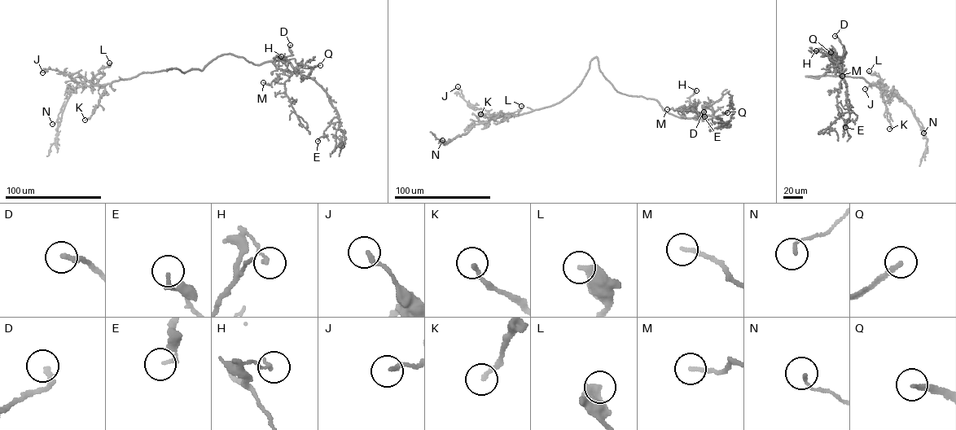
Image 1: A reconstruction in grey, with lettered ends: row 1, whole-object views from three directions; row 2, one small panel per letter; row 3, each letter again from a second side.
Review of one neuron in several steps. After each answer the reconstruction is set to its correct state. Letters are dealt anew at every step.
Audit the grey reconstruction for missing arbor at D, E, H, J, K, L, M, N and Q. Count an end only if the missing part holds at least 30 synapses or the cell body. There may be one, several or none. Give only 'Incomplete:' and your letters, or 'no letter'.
Incomplete: Q

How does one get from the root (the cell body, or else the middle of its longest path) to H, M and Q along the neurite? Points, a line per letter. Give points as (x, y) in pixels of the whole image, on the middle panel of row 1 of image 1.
H: (602, 73), (618, 92), (655, 99), (666, 111), (681, 117), (695, 119), (701, 115), (686, 108), (696, 90)
M: (602, 73), (618, 92), (655, 99), (664, 110), (674, 115), (695, 119), (701, 115), (667, 109)
Q: (602, 73), (618, 92), (655, 99), (664, 110), (681, 117), (702, 121), (727, 112)

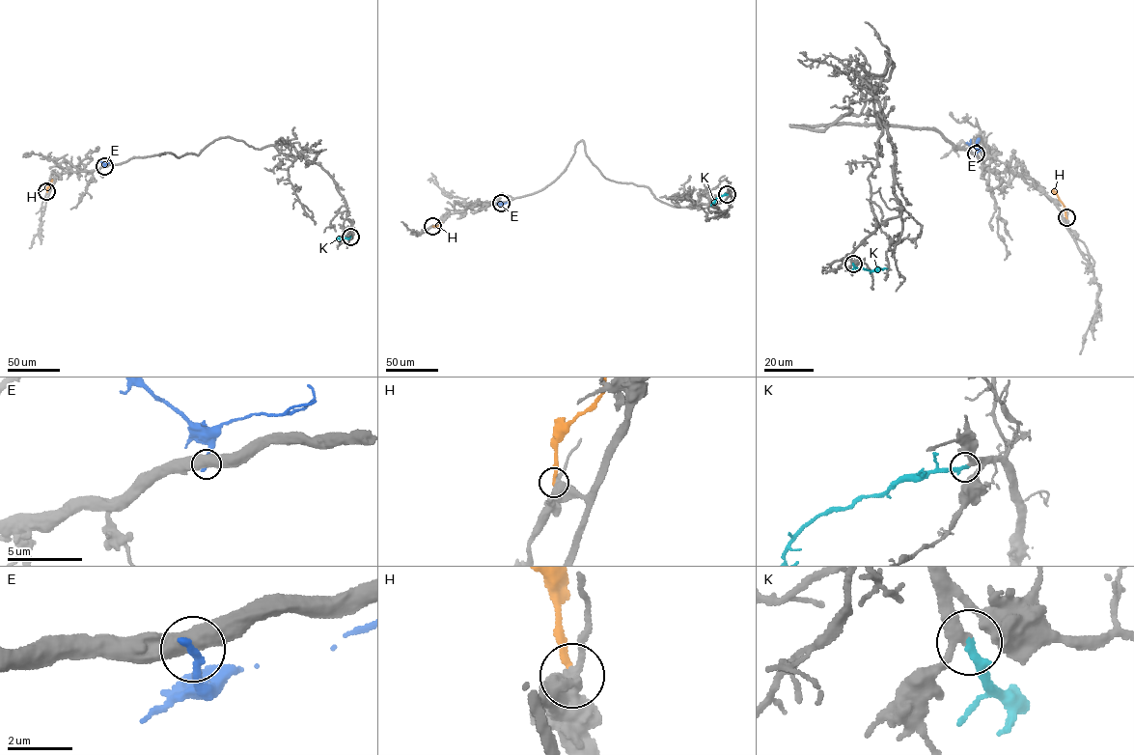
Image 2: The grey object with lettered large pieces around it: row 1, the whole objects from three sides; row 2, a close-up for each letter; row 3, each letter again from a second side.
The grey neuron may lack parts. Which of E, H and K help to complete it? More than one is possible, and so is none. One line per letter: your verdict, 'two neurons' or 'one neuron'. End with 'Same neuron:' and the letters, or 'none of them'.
E: two neurons
H: two neurons
K: one neuron
Same neuron: K

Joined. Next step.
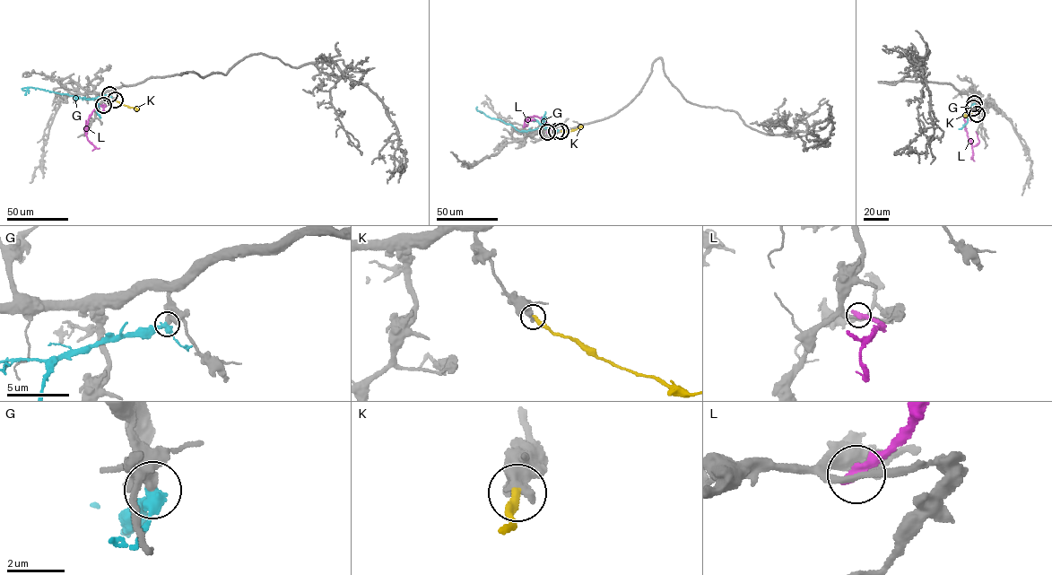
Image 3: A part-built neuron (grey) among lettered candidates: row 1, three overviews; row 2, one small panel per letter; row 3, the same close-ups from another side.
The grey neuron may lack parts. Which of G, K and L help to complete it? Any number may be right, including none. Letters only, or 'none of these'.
K

